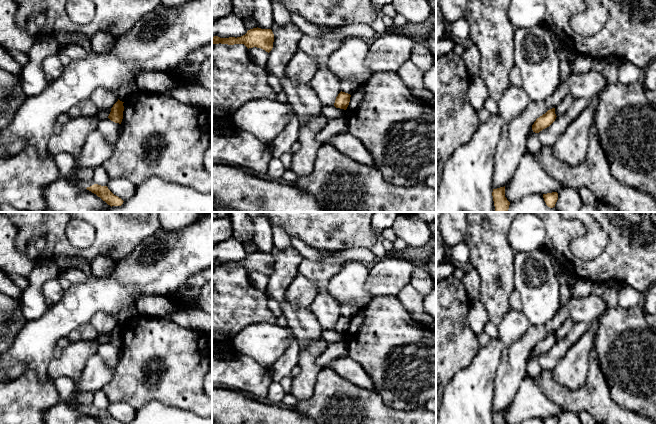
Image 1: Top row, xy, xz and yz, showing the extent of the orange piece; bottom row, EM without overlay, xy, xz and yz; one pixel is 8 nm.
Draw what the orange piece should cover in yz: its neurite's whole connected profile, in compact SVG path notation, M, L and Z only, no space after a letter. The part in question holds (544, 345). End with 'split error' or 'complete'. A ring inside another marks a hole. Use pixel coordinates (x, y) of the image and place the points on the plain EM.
M555 332L548 334L545 338L536 343L532 349L532 354L539 357L543 353L549 351L556 343Z; complete

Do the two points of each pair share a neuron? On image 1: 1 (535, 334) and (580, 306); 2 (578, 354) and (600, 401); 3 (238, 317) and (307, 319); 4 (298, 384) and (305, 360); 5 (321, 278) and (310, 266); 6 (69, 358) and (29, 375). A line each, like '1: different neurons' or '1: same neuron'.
1: same neuron
2: different neurons
3: different neurons
4: same neuron
5: same neuron
6: different neurons

